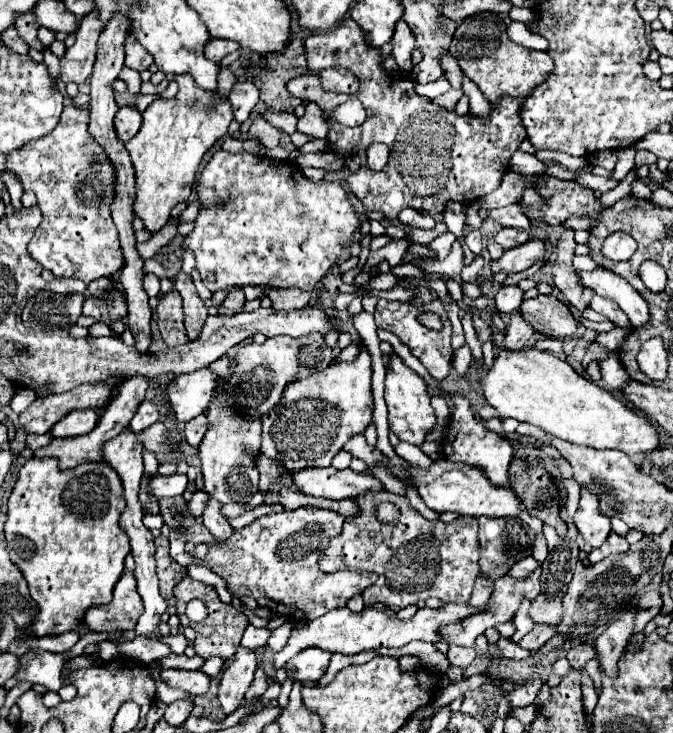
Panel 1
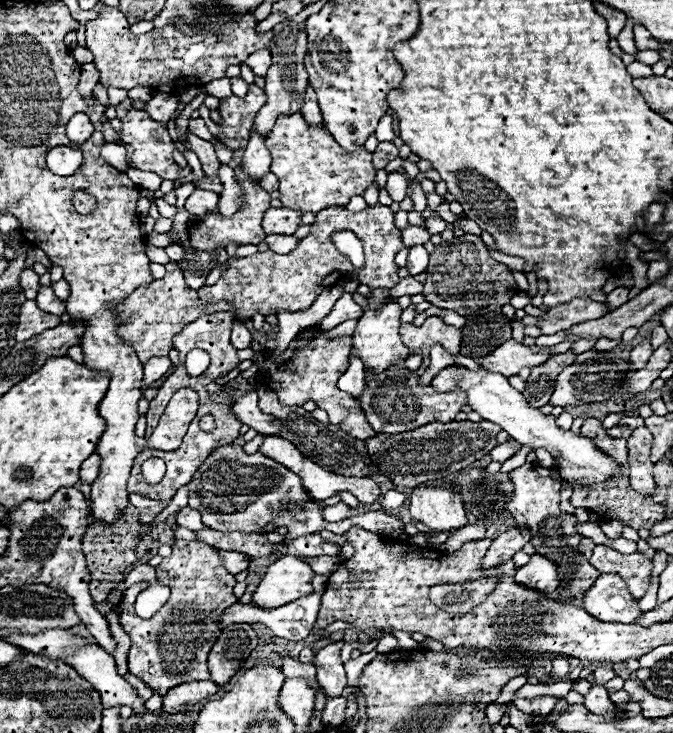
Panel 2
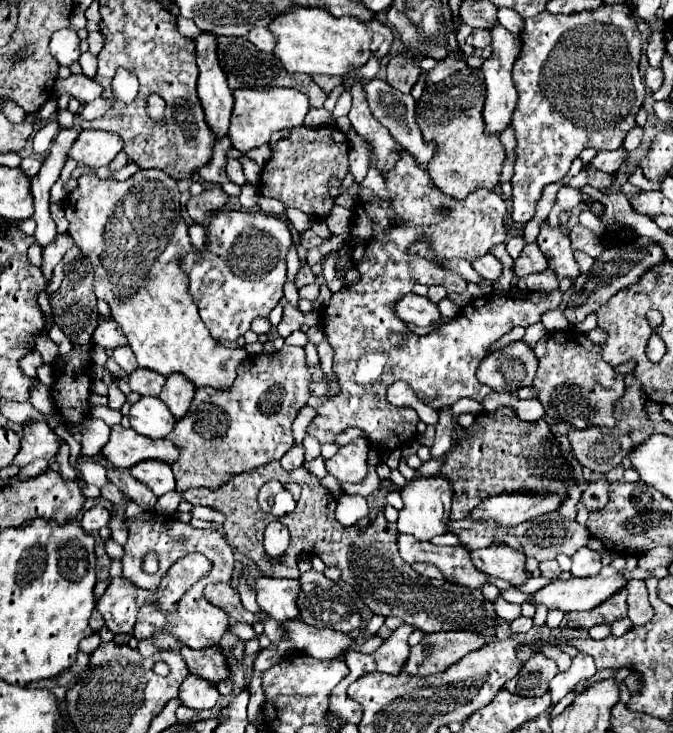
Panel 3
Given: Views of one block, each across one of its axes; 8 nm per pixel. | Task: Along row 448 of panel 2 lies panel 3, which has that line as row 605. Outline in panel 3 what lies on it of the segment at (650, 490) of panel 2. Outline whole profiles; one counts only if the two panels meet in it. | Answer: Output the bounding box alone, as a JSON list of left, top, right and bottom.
[626,580,652,624]

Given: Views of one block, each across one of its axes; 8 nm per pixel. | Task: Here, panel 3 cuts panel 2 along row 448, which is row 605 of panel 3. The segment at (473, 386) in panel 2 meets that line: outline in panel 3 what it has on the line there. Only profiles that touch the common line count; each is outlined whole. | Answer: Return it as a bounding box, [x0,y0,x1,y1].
[532,566,628,612]

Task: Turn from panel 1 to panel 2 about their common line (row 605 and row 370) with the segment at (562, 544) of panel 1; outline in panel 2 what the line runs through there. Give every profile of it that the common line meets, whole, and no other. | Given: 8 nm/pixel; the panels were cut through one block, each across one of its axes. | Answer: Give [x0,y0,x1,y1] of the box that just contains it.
[524,352,576,408]

